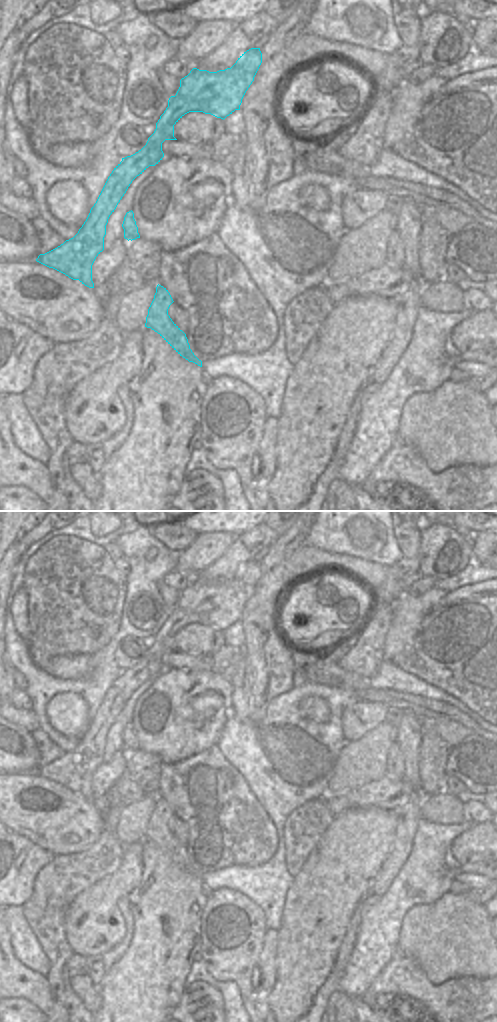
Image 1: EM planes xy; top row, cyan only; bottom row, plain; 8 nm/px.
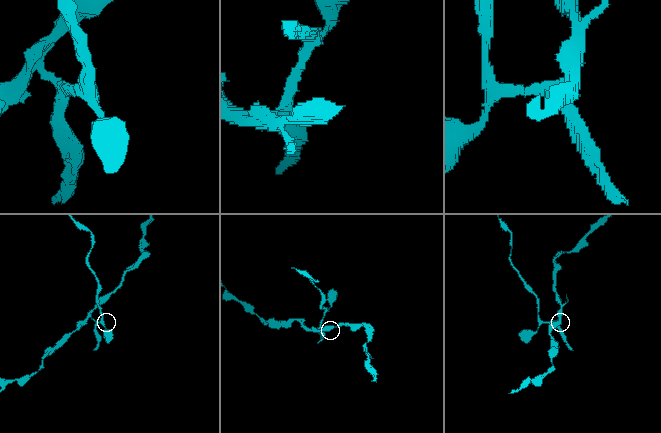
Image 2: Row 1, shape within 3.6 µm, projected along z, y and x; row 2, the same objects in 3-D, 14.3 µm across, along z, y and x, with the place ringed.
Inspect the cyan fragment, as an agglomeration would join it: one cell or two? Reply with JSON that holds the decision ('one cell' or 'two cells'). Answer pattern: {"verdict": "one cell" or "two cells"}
{"verdict": "two cells"}

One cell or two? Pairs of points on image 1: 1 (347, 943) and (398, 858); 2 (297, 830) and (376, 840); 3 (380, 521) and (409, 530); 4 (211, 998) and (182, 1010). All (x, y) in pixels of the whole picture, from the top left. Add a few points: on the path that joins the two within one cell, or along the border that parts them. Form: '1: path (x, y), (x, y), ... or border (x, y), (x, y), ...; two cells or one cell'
1: path (355, 922), (357, 914), (364, 903), (384, 879); one cell
2: border (336, 816), (310, 853); two cells
3: border (391, 521), (394, 527), (395, 540), (399, 548); two cells
4: path (204, 1003), (193, 1010), (189, 1010); one cell

